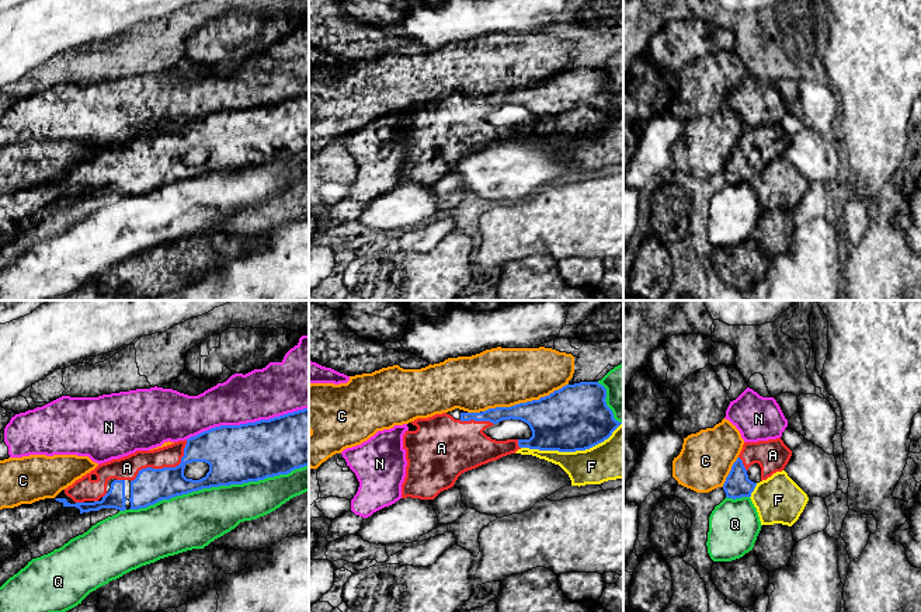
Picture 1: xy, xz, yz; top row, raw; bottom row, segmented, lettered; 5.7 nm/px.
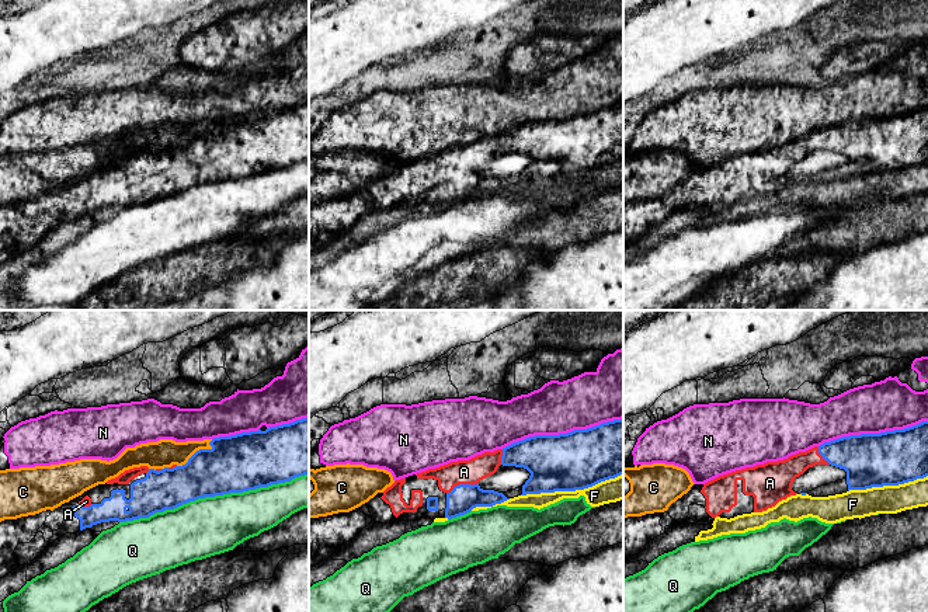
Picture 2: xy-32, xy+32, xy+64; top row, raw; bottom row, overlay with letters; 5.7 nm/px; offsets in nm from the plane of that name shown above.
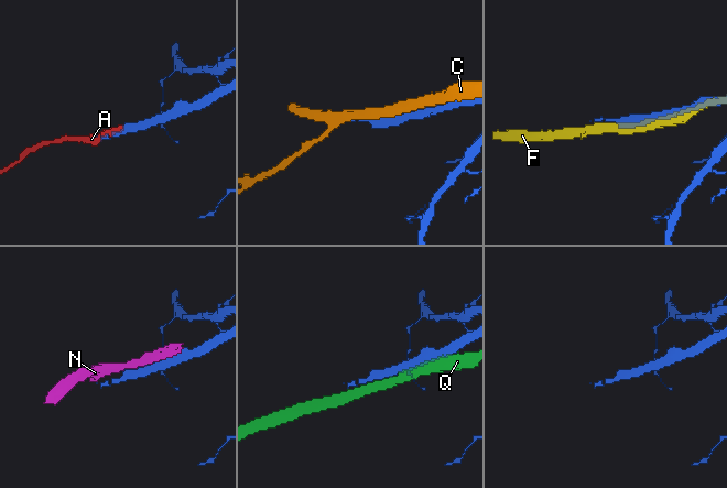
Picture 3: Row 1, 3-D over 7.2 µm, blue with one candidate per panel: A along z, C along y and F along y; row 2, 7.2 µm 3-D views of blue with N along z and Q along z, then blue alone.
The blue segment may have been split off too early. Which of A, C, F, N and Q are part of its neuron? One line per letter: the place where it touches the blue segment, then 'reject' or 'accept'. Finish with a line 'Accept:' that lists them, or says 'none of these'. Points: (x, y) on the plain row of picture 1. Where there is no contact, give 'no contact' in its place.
A: xy (166, 153) | accept
C: xz (524, 89) | reject
F: xz (572, 136) | reject
N: xy (247, 108) | reject
Q: xy (218, 171) | reject
Accept: A

